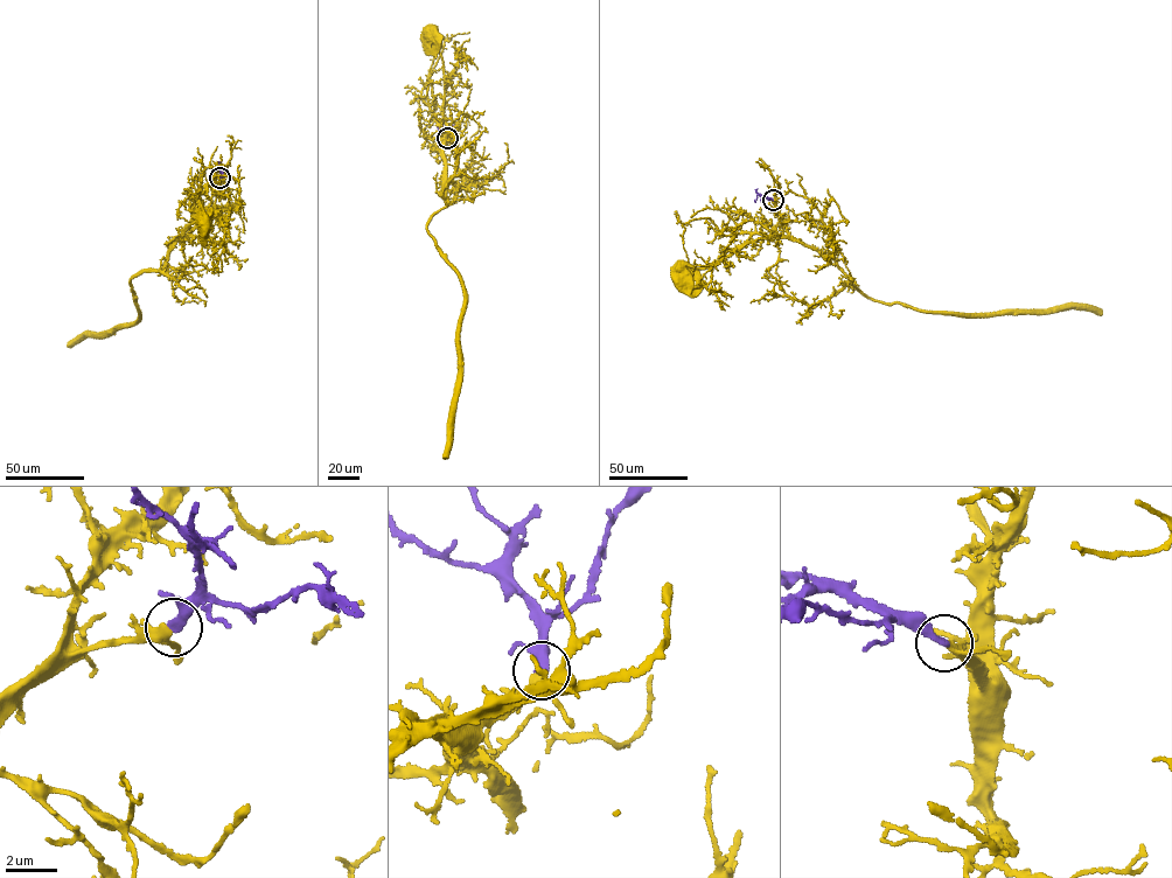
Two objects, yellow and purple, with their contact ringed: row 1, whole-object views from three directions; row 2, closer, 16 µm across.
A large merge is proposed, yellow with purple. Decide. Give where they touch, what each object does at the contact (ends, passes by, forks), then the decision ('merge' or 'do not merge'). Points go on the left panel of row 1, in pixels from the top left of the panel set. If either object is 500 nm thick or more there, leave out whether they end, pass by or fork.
(220, 178) | yellow passes by | purple ends | merge

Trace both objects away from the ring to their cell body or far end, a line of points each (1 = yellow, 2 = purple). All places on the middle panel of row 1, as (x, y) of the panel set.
1: (447, 138), (437, 150), (445, 166), (448, 201), (427, 227), (464, 294), (457, 402), (448, 427), (446, 454)
2: (447, 138), (437, 126), (439, 123)

